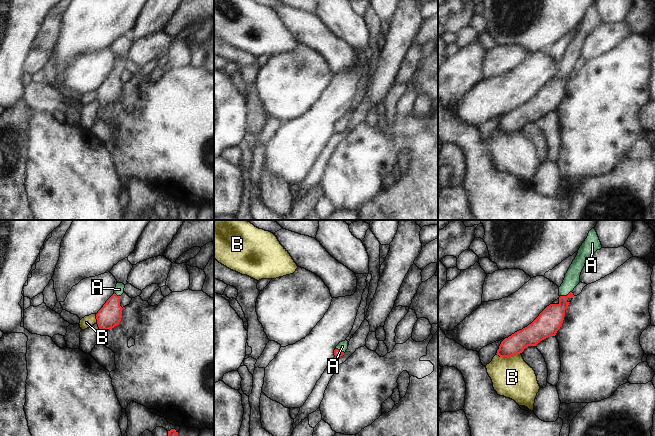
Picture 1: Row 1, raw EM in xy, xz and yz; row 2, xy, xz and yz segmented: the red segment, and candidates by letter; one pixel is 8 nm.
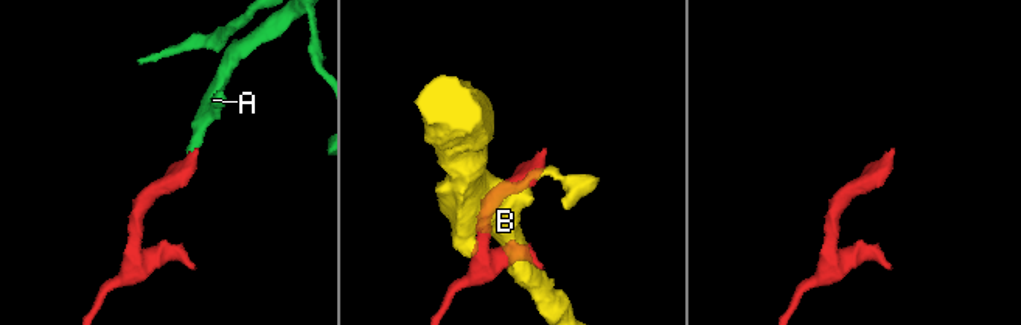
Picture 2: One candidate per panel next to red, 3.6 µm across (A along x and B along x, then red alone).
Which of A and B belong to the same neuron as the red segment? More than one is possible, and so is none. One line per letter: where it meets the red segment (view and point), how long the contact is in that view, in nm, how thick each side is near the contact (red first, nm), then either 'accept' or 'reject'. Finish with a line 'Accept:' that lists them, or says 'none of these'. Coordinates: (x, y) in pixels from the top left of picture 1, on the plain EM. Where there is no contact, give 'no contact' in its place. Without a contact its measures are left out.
A: meets red in yz at (565, 72); contact 100 nm long; 200 nm thick on the red side, 130 nm on the other; accept
B: meets red in yz at (508, 132); contact 200 nm long; 160 nm thick on the red side, 320 nm on the other; reject
Accept: A

